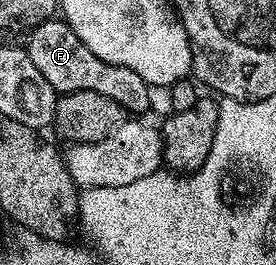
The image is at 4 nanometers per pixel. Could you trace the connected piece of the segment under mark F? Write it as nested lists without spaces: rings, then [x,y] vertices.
[[[64,18],[44,19],[38,27],[32,28],[28,35],[27,50],[31,61],[58,93],[67,91],[103,93],[103,97],[111,97],[111,101],[118,103],[126,113],[133,114],[134,111],[137,114],[134,116],[141,117],[144,116],[141,114],[149,111],[147,101],[149,83],[143,81],[139,73],[131,73],[131,69],[123,69],[123,65],[111,65],[95,57],[95,53],[91,53],[91,49],[87,49],[87,45],[83,45],[83,41],[75,37],[71,25],[66,23]]]

